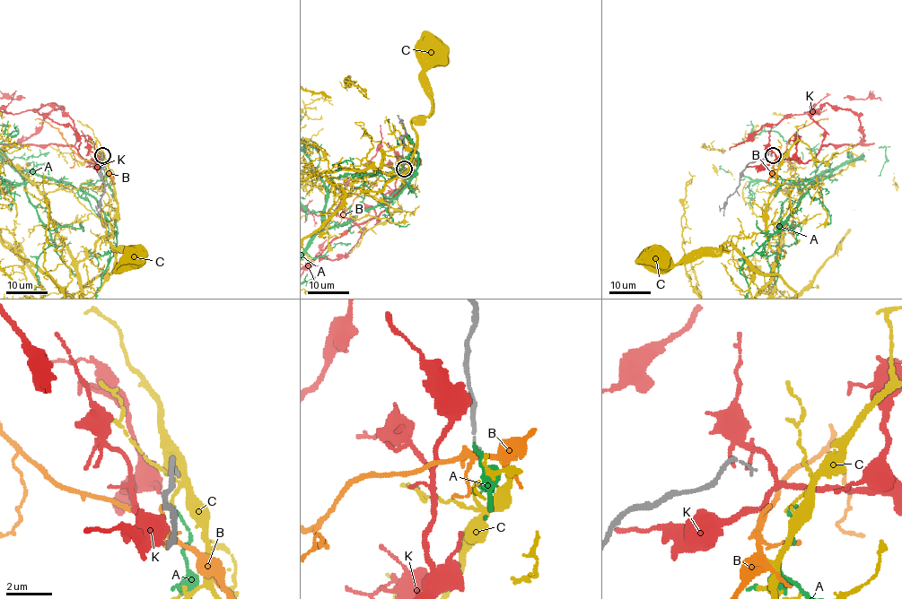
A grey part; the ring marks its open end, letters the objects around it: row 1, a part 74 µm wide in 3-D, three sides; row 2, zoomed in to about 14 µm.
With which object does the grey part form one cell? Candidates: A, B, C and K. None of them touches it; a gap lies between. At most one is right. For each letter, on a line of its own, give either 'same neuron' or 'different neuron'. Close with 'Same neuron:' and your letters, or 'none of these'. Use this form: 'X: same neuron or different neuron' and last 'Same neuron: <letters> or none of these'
A: different neuron
B: different neuron
C: different neuron
K: different neuron
Same neuron: none of these

